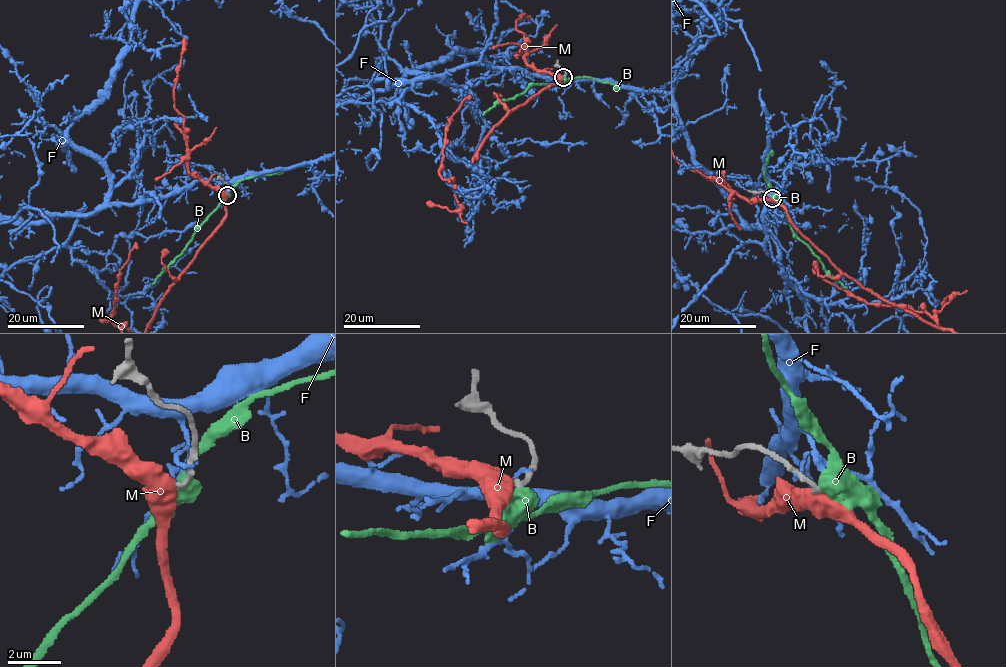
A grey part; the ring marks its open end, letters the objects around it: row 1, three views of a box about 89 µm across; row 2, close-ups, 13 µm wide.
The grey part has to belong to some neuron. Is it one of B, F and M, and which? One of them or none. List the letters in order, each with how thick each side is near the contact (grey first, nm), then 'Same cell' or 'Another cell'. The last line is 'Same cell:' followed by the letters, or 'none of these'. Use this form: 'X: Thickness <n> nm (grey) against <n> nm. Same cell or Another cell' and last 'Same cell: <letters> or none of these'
B: Thickness 200 nm (grey) against 650 nm. Another cell
F: Thickness 240 nm (grey) against 130 nm. Another cell
M: Thickness 200 nm (grey) against 500 nm. Another cell
Same cell: none of these

